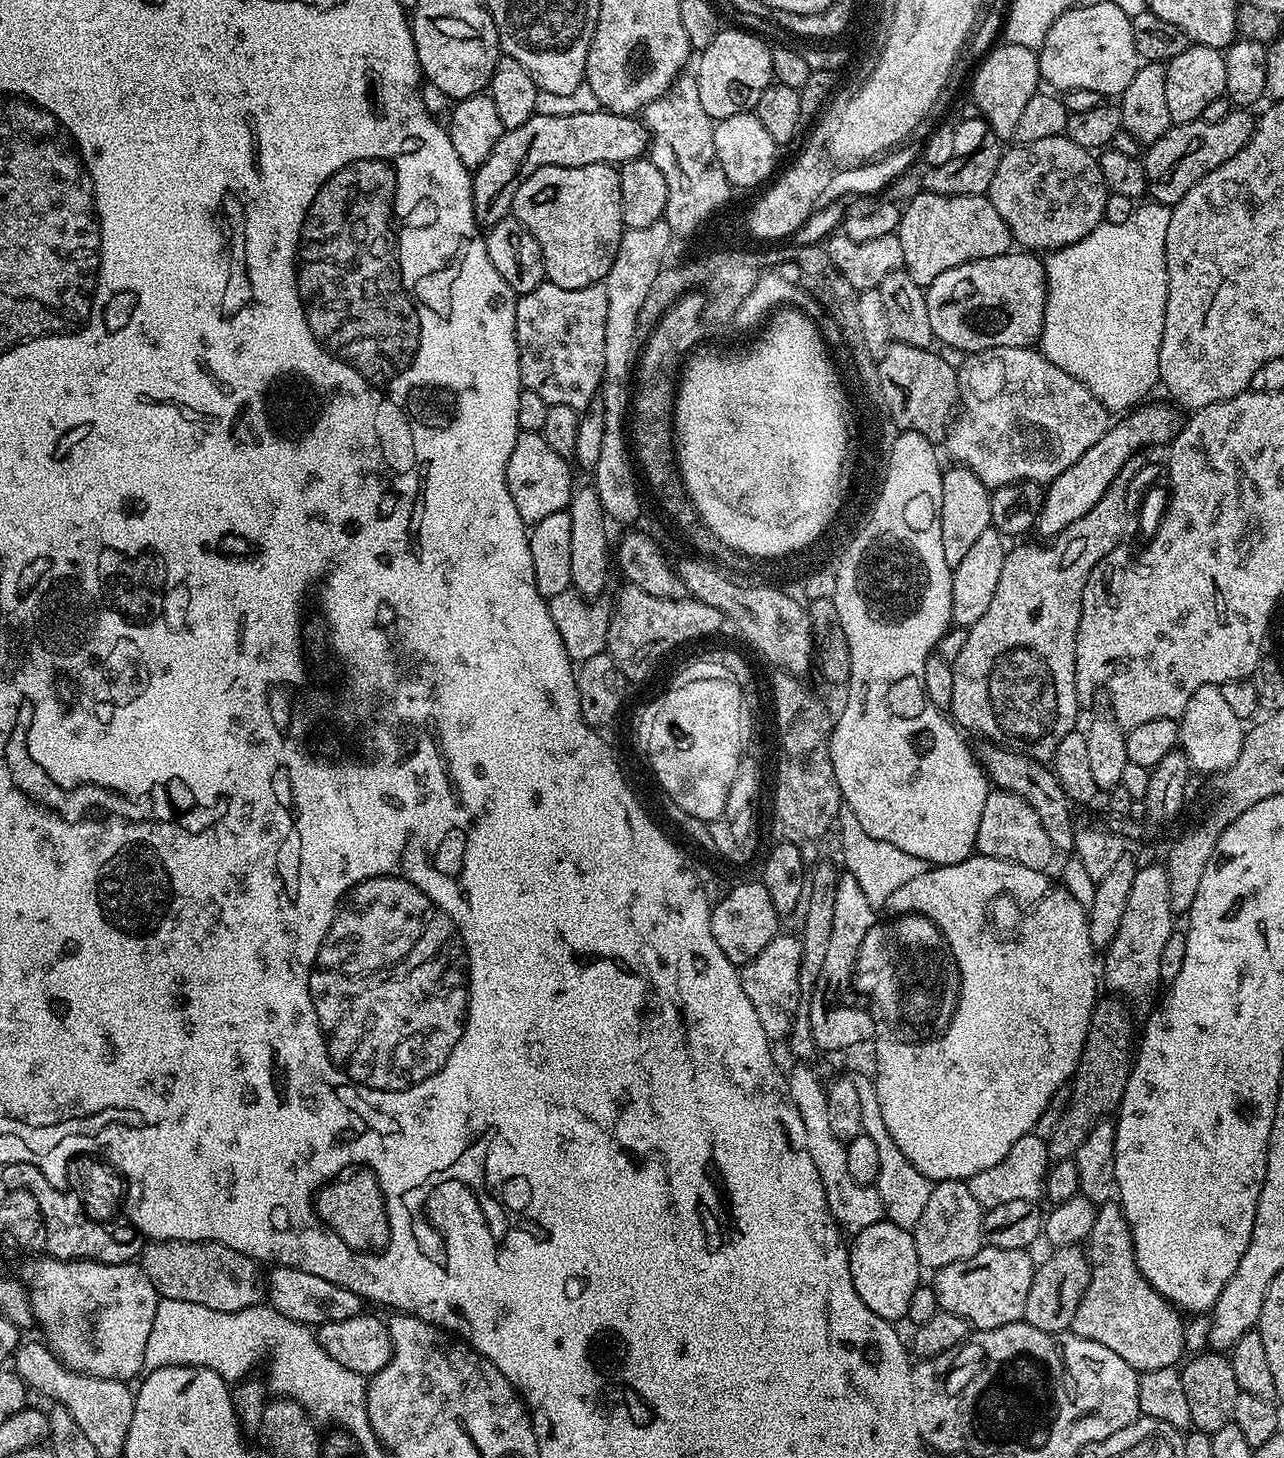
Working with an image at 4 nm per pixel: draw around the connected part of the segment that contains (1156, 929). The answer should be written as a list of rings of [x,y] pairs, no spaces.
[[[1156,862],[1145,868],[1137,867],[1134,886],[1130,886],[1130,899],[1126,902],[1126,914],[1122,914],[1122,922],[1118,925],[1118,934],[1114,934],[1114,942],[1110,942],[1102,952],[1102,980],[1112,987],[1109,989],[1115,995],[1133,1002],[1146,999],[1156,987],[1161,987],[1158,962],[1166,946],[1166,938],[1170,938],[1174,930],[1172,919],[1174,913],[1170,906],[1167,867]]]

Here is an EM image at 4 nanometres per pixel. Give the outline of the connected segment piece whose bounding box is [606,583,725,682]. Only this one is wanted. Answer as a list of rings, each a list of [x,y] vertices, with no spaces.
[[[625,583],[623,587],[616,596],[616,605],[613,603],[610,608],[606,652],[614,658],[625,681],[630,682],[645,673],[653,657],[664,652],[669,645],[679,649],[687,640],[708,636],[725,627],[721,612],[714,606],[706,606],[706,602],[701,600],[654,598],[654,594],[646,594],[646,590],[638,590],[638,586],[633,584]]]

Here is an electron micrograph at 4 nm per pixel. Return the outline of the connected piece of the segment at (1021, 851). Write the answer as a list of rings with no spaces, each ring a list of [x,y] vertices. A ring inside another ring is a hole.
[[[999,790],[989,791],[986,806],[982,806],[975,851],[982,856],[1009,860],[1030,870],[1051,869],[1054,855],[1050,834],[1046,834],[1046,826],[1042,826],[1038,814],[1034,814],[1032,807],[1021,796]]]

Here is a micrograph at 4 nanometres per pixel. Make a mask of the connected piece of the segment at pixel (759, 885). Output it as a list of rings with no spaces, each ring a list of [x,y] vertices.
[[[759,879],[748,880],[745,884],[733,883],[726,898],[711,905],[711,910],[710,930],[714,930],[714,942],[718,942],[722,954],[737,966],[749,964],[755,956],[762,954],[762,946],[773,940],[782,928],[782,917],[774,910],[770,893]]]

